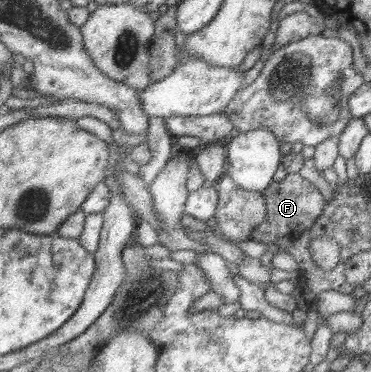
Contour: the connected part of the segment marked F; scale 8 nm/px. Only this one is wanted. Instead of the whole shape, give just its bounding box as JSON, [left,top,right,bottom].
[249,173,326,245]

